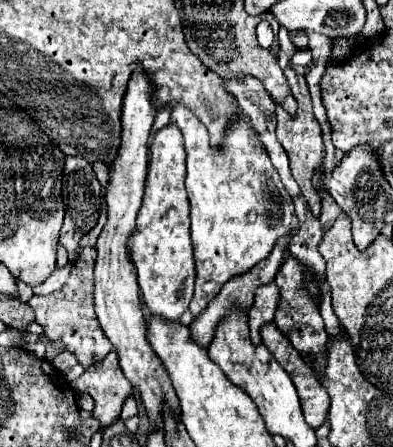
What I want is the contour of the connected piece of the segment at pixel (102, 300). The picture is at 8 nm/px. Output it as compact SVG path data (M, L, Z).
M138 68L130 82L128 82L128 92L124 98L122 106L122 146L118 152L116 162L110 168L110 184L106 192L106 202L108 202L108 222L98 238L96 250L98 250L98 260L96 260L96 272L94 272L94 306L96 306L96 316L100 322L100 328L112 342L120 368L126 374L126 378L140 390L142 402L148 410L150 422L160 428L162 426L162 404L164 400L180 414L180 404L178 396L172 388L170 376L164 370L160 358L156 358L154 350L150 348L146 340L146 318L144 318L144 304L140 300L140 288L136 282L136 272L134 266L128 260L128 250L126 242L132 234L132 228L136 226L136 214L142 206L142 196L144 196L144 180L146 180L146 164L148 164L148 134L152 128L152 122L156 118L156 110L150 102L152 98L152 84L142 68Z

